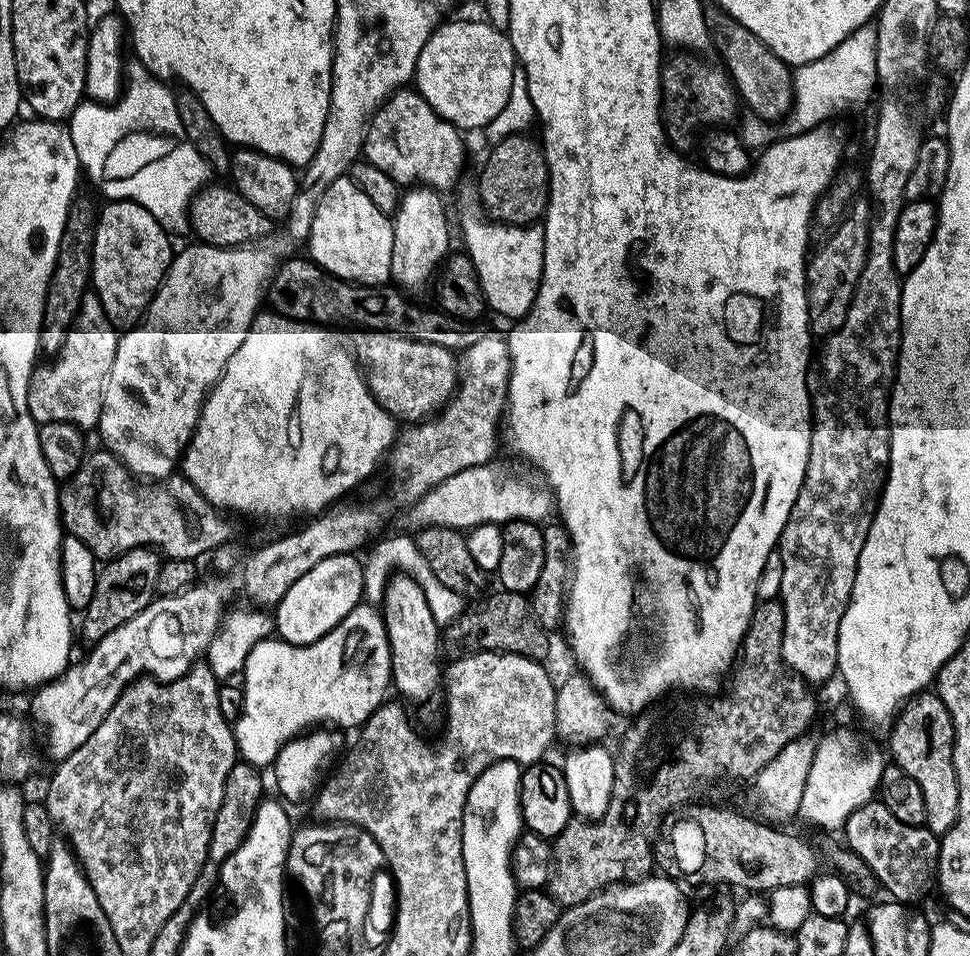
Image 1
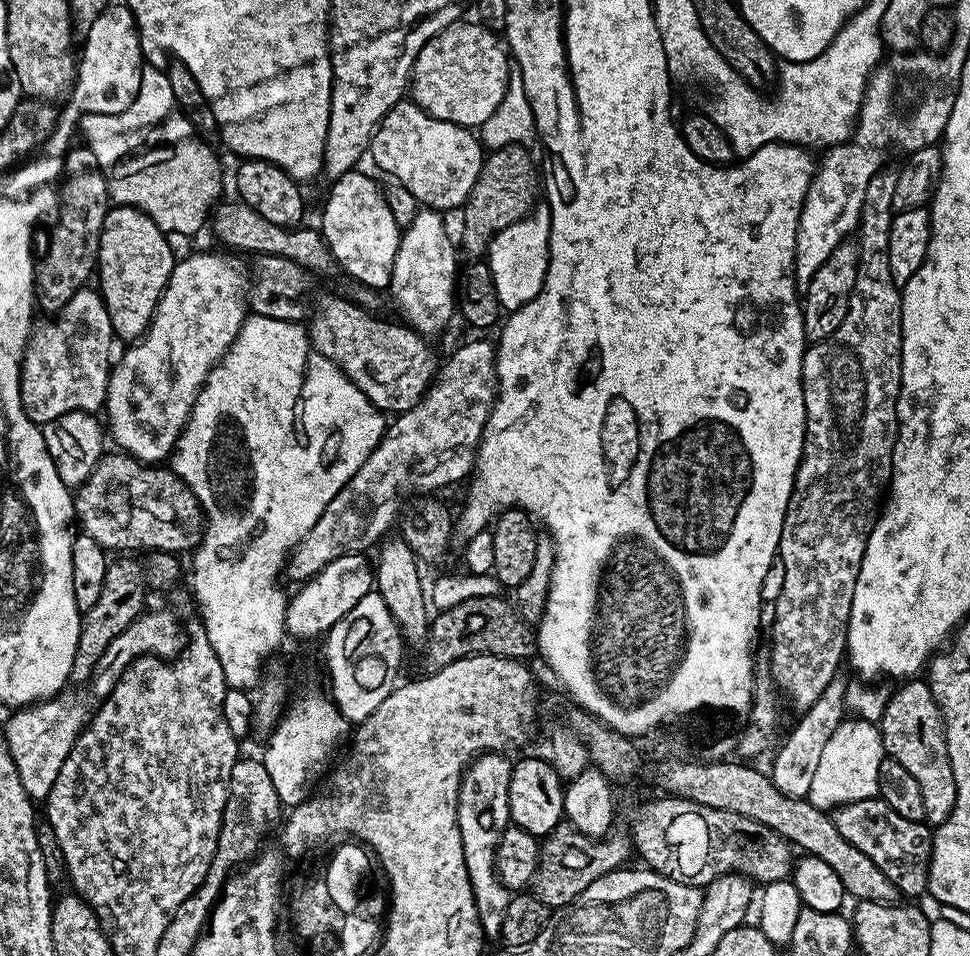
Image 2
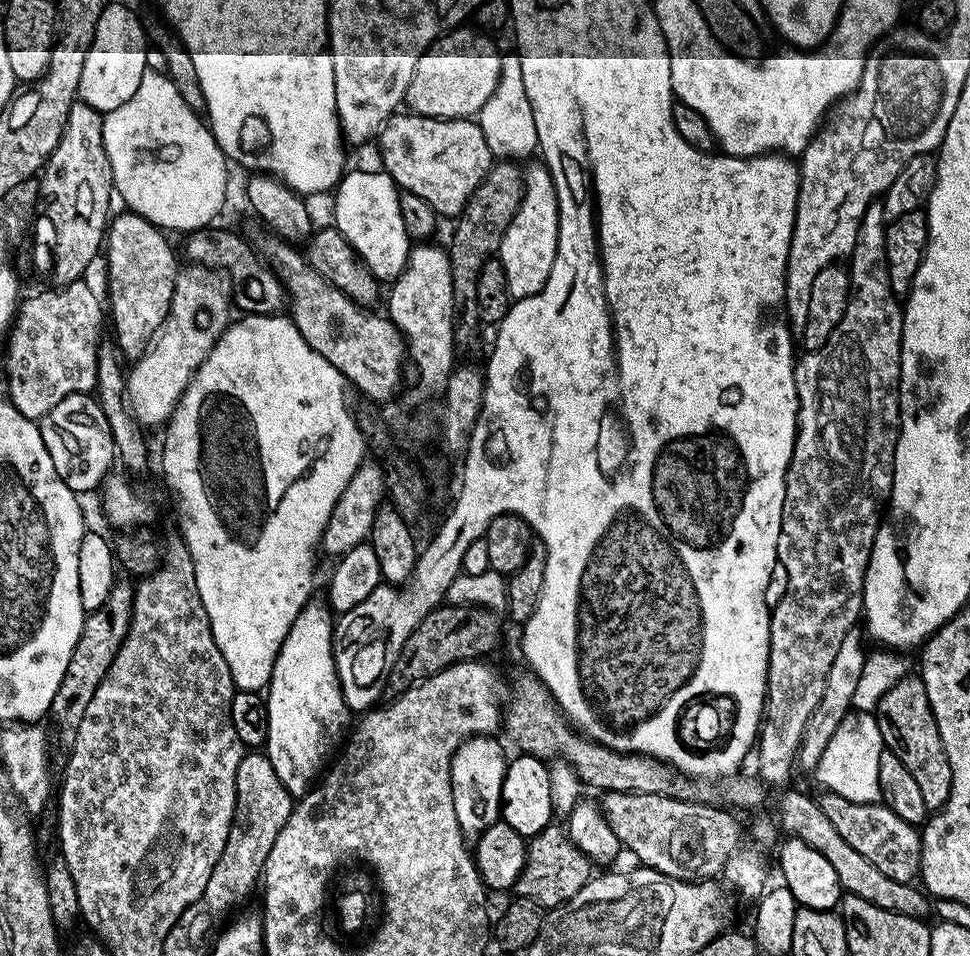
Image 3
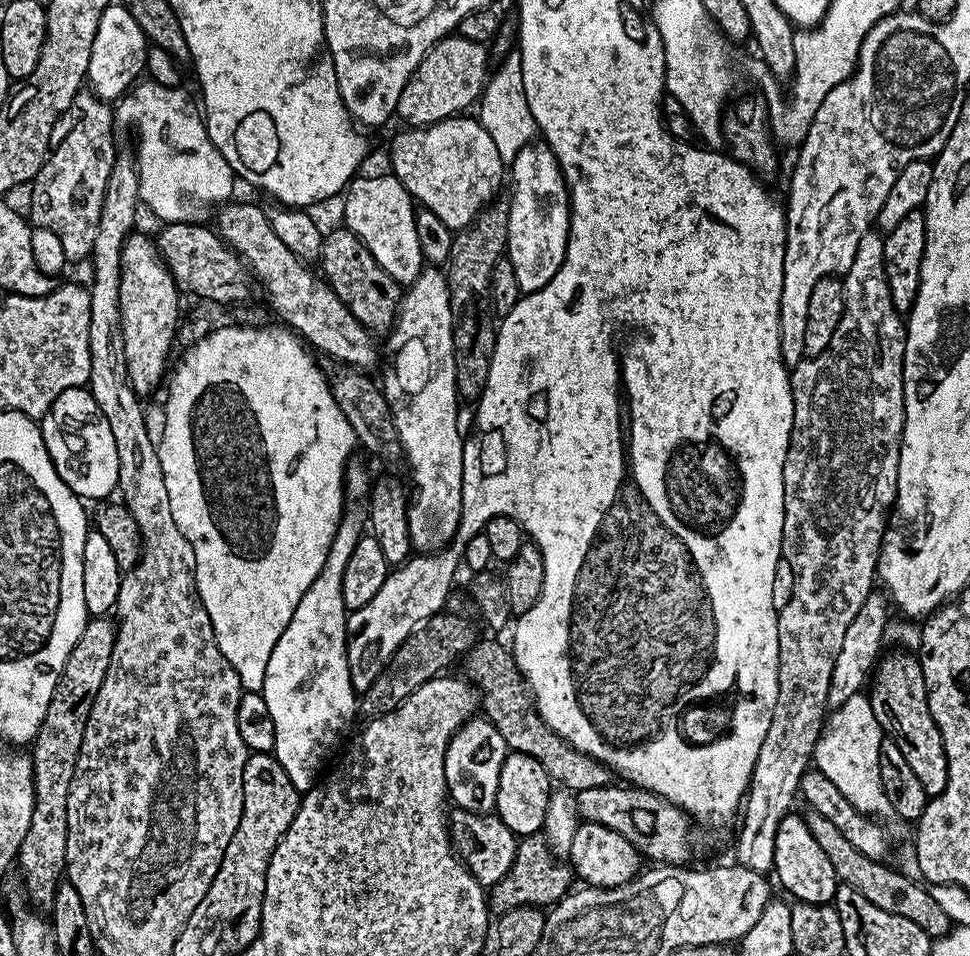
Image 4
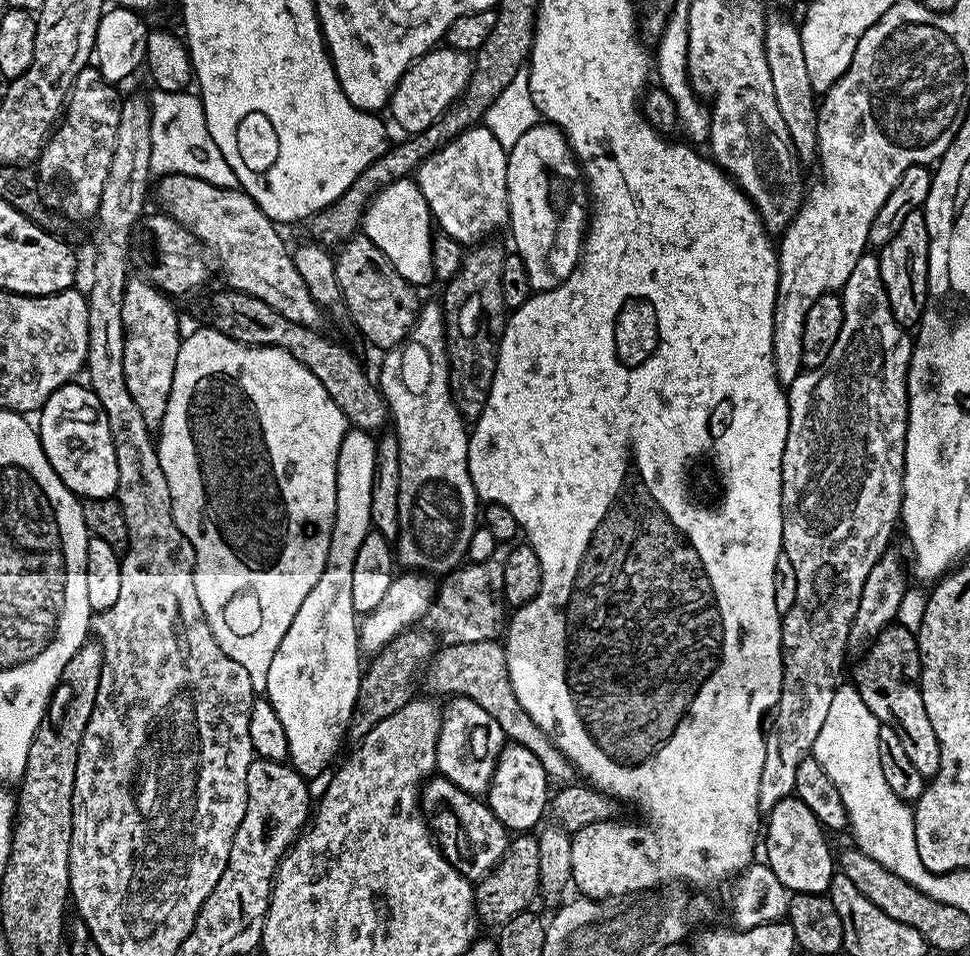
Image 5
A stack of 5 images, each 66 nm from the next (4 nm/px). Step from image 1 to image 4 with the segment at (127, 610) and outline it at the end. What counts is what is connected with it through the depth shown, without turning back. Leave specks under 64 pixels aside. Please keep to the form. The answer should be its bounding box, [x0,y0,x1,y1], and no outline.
[18,616,117,905]

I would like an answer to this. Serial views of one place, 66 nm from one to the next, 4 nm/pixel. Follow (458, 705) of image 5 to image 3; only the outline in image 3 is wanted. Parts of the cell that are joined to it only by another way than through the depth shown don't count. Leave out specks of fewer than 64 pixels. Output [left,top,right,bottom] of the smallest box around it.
[452,736,506,837]

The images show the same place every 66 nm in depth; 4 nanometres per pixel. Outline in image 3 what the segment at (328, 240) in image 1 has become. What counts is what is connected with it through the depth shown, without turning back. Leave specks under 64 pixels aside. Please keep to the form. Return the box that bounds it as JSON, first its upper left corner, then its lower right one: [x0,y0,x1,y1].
[332,170,410,282]

